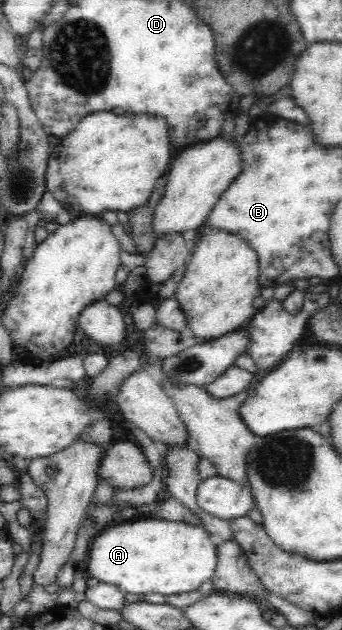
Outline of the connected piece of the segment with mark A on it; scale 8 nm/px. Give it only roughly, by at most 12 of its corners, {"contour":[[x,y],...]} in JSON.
{"contour":[[133,518],[90,540],[87,567],[128,594],[212,578],[203,526]]}

